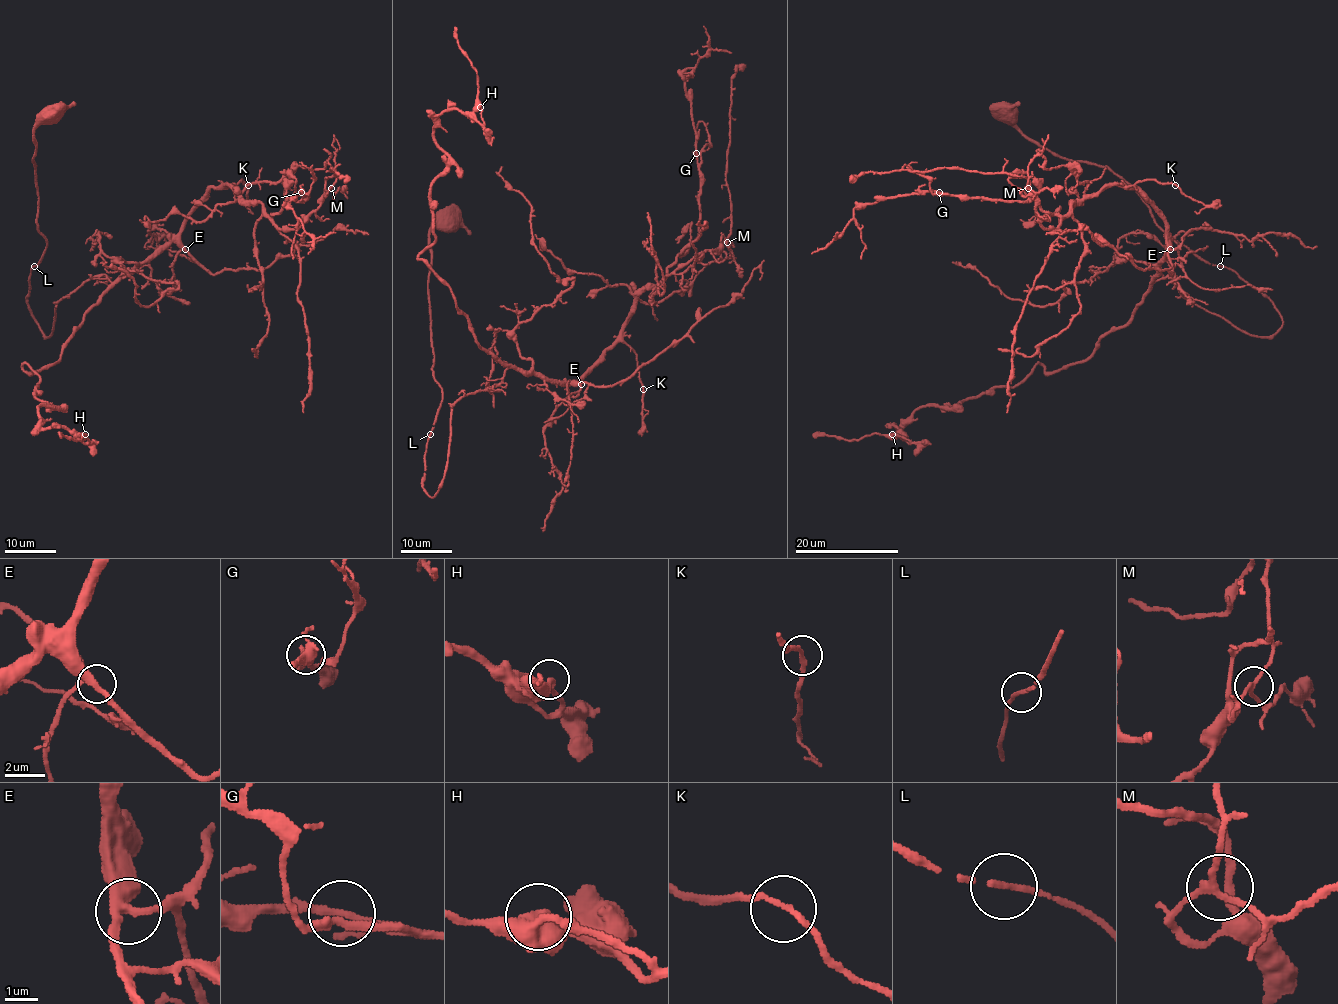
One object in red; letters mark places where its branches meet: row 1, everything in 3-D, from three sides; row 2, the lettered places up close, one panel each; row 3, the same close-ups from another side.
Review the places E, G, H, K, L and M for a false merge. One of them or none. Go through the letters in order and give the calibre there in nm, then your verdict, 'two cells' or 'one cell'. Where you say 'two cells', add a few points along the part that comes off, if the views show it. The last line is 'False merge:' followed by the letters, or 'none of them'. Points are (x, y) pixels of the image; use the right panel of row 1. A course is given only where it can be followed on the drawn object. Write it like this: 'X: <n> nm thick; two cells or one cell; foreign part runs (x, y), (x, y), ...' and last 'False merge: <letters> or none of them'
E: 320 nm thick; one cell
G: 180 nm thick; one cell
H: 360 nm thick; one cell
K: 170 nm thick; one cell
L: 170 nm thick; one cell
M: 190 nm thick; one cell
False merge: none of them

